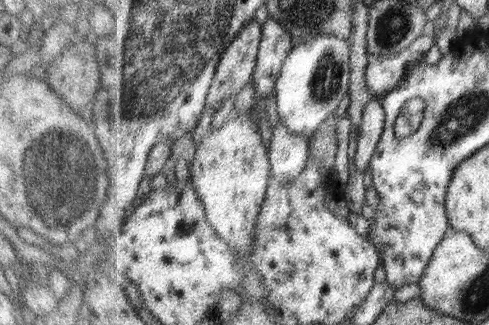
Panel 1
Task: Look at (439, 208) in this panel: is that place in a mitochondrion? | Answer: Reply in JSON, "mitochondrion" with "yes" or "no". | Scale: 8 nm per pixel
{"mitochondrion":"no"}

